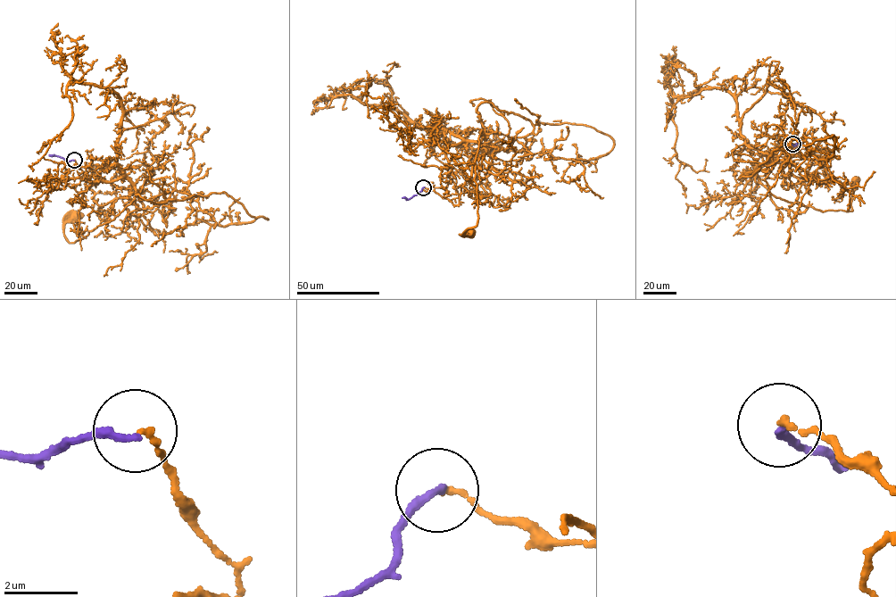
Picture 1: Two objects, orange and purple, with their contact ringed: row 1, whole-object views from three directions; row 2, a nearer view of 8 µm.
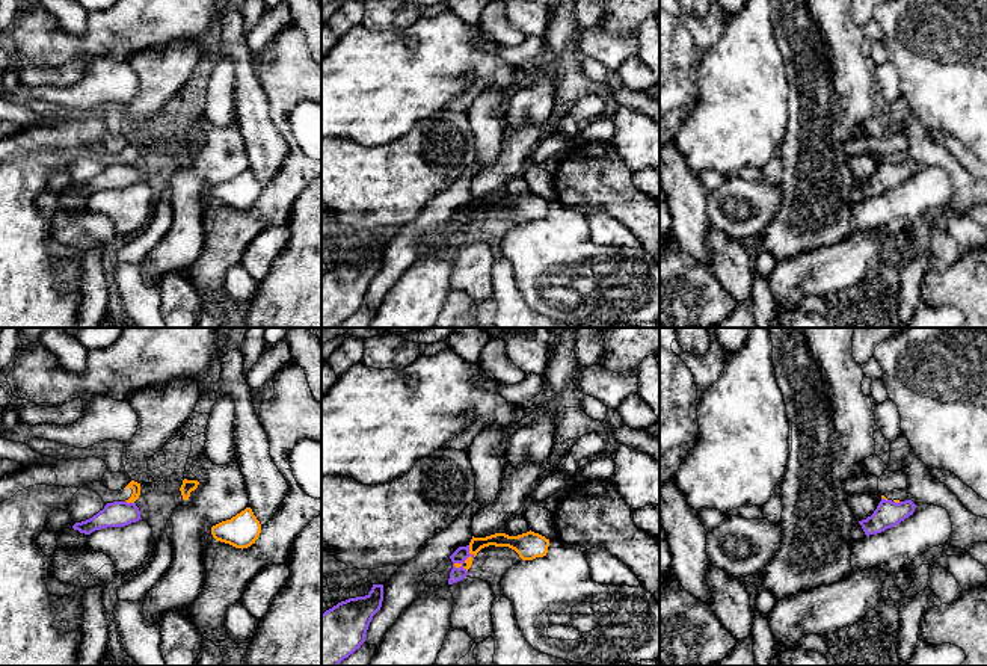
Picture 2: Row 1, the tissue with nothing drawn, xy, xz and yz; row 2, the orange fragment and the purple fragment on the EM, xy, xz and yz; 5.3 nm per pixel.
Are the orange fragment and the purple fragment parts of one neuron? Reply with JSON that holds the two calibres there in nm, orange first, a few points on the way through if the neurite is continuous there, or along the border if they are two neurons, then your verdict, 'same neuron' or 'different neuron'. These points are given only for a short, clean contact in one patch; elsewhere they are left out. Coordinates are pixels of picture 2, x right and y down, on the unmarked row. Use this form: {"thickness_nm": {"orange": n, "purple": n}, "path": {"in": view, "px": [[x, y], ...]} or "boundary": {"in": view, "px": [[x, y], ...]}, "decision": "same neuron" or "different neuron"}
{"thickness_nm": {"orange": 80, "purple": 80}, "boundary": {"in": "xz", "px": [[470, 207], [470, 216], [456, 230]]}, "decision": "different neuron"}

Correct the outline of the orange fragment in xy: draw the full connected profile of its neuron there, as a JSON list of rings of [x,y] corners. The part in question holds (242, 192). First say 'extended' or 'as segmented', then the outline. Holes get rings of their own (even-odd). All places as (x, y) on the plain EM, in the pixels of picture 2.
as segmented | [[[246,169],[231,181],[222,183],[211,189],[211,196],[216,202],[241,211],[255,205],[260,195],[261,186],[251,169]]]

